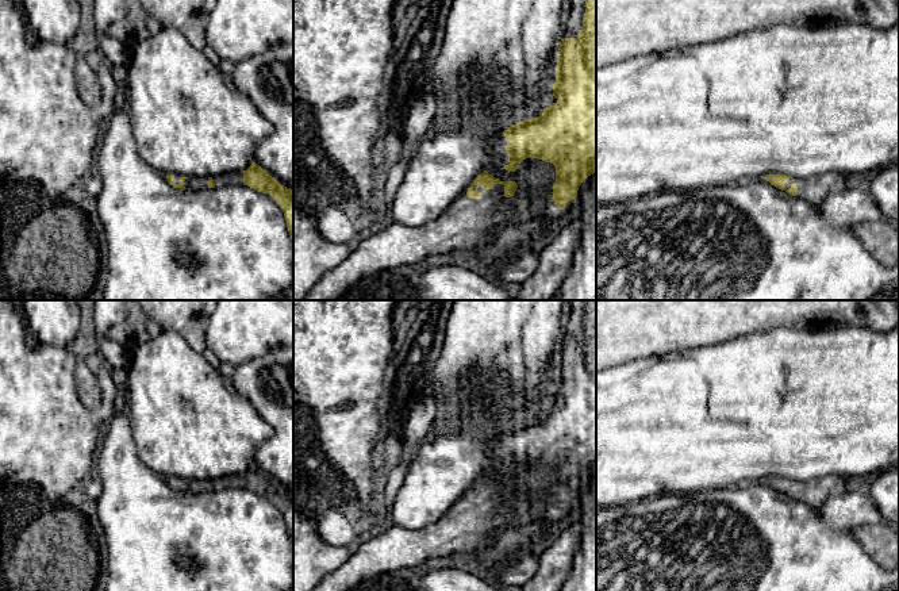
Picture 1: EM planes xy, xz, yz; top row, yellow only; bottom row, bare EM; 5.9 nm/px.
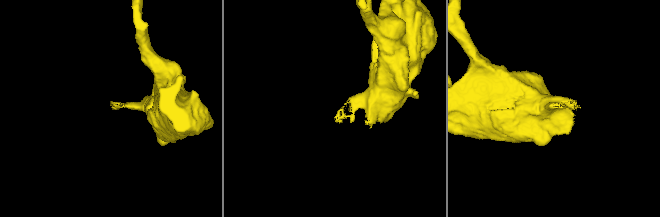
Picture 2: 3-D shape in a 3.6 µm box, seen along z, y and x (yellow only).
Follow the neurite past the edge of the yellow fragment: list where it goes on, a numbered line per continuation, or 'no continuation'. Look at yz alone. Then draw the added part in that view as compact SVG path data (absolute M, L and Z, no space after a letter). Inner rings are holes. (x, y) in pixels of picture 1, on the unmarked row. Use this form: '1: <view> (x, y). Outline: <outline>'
1: yz (815, 492). Outline: M837 475L811 481L792 480L785 484L785 491L789 492L792 486L798 490L796 499L814 509L822 506L830 496L840 496L848 491L846 479Z

